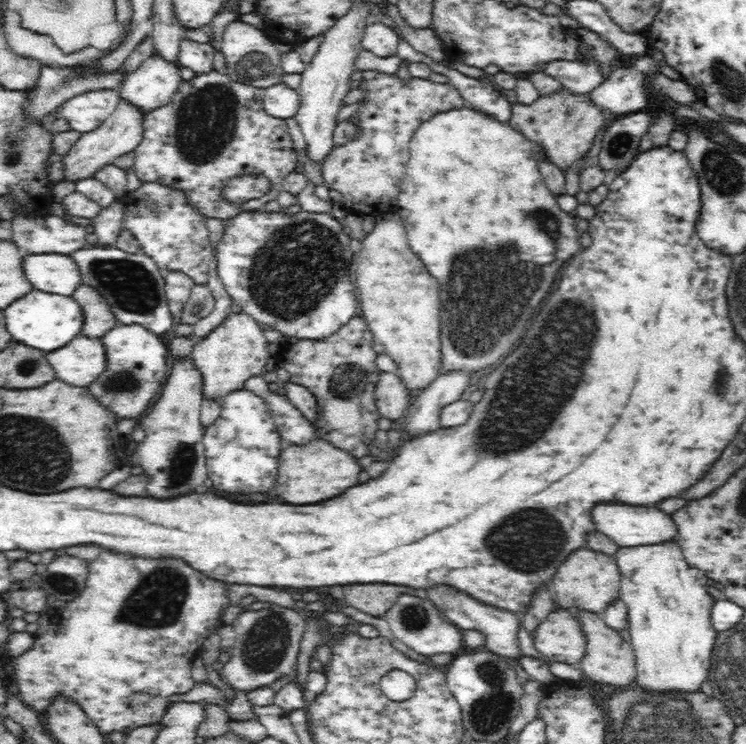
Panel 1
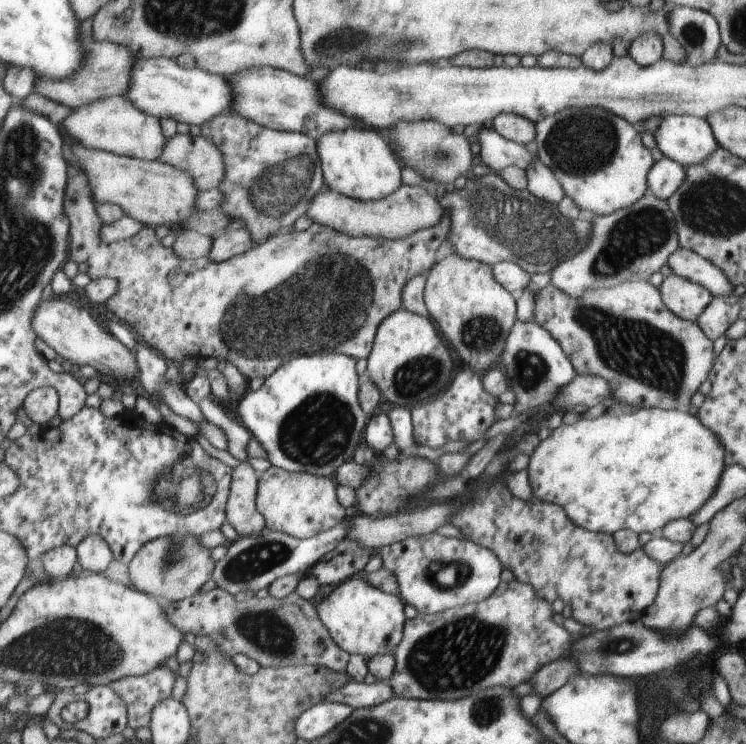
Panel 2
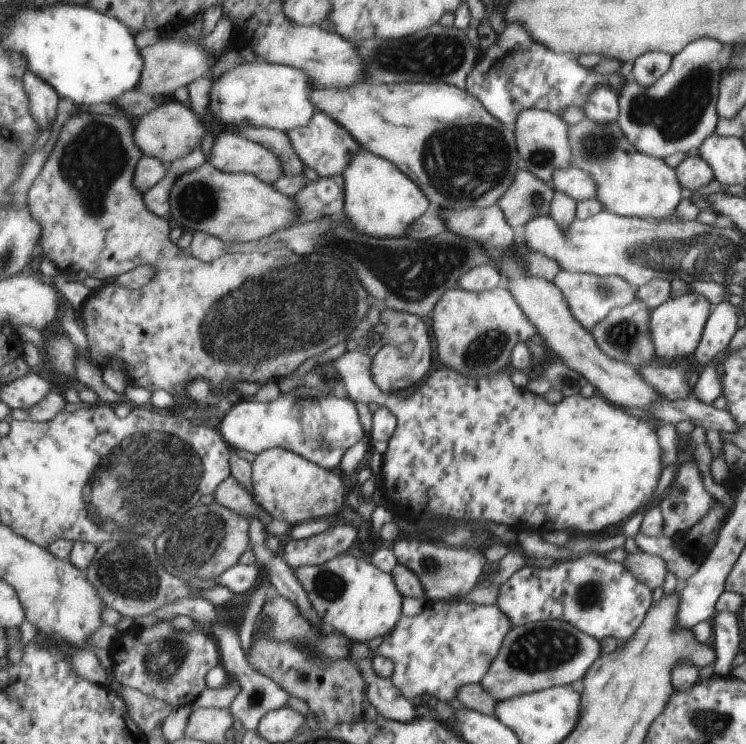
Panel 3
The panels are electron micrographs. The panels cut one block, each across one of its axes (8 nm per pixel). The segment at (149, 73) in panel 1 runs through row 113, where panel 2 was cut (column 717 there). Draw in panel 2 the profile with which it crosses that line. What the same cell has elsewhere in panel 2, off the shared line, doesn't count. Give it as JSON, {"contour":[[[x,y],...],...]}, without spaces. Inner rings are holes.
{"contour":[[[692,115],[662,117],[662,124],[653,137],[663,156],[685,167],[706,162],[719,149],[711,123]]]}

